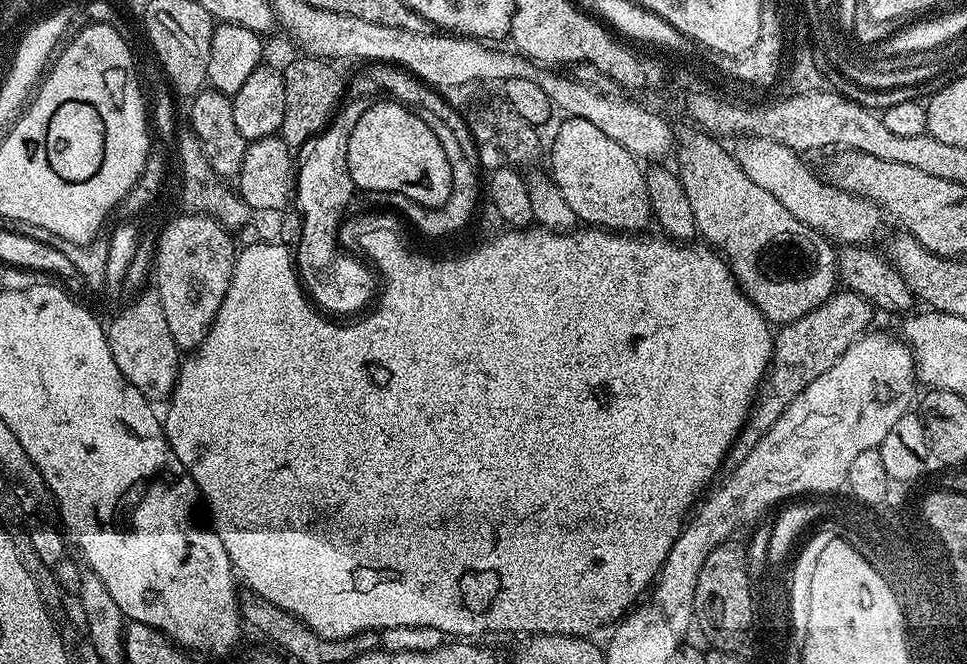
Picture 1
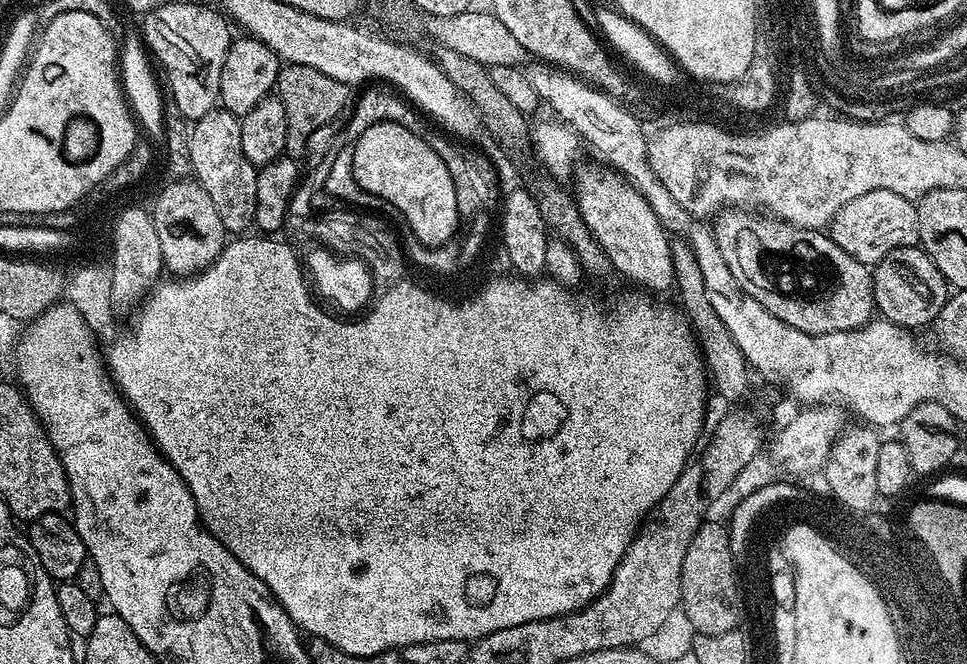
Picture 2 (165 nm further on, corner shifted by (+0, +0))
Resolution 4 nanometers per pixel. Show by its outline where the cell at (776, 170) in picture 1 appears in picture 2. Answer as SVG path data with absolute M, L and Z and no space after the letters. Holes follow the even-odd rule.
M872 190L851 199L842 210L836 212L828 226L828 235L860 263L875 266L897 249L919 241L915 203L909 197L890 190Z

